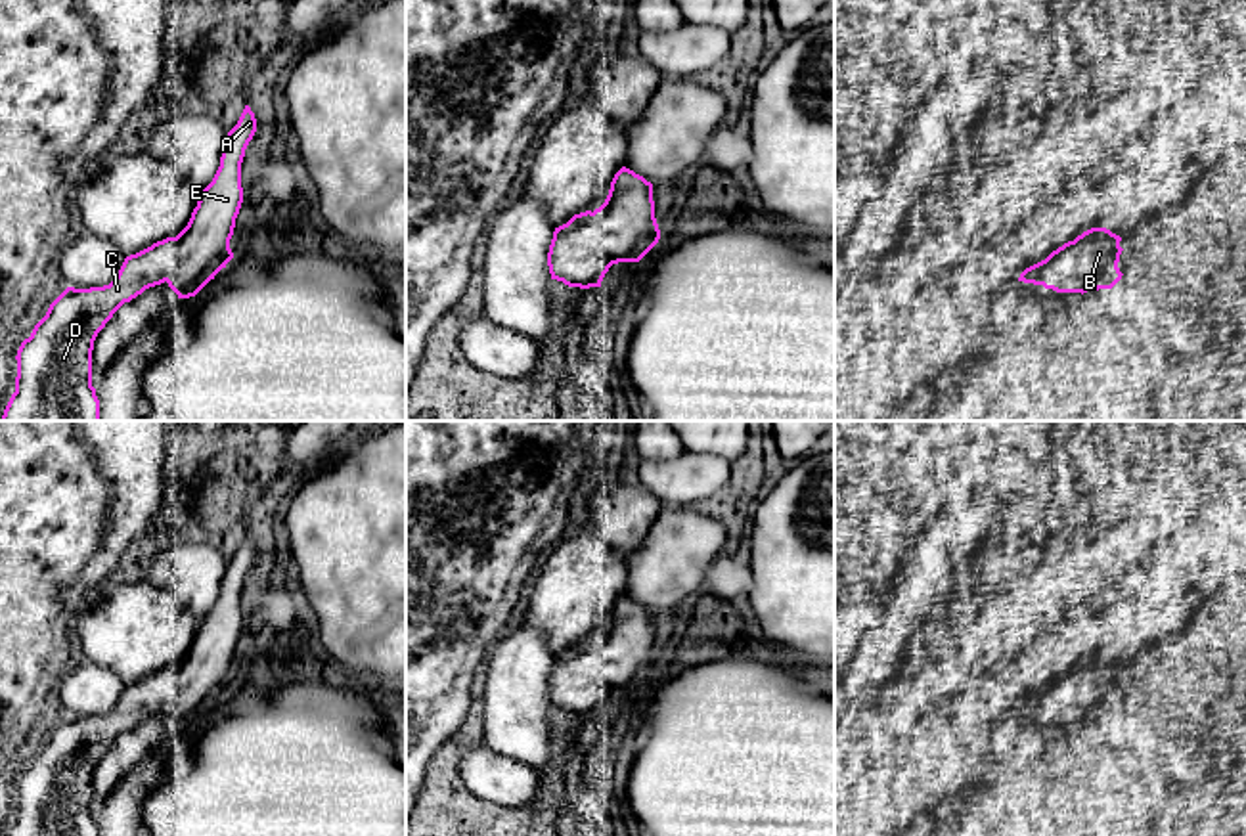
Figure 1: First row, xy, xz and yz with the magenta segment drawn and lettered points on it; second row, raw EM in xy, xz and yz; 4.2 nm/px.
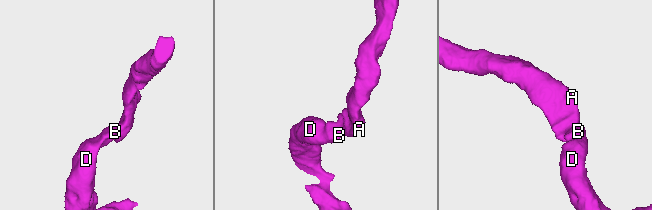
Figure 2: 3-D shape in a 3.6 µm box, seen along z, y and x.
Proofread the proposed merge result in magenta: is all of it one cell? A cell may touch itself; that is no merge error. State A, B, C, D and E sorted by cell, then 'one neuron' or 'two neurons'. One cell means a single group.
groups A B C D E; one neuron

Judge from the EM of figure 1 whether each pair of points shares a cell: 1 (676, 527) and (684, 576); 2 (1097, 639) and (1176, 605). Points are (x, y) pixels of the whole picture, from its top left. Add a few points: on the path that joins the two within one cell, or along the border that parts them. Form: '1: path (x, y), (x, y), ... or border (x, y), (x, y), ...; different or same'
1: path (678, 538), (678, 565); same
2: path (1116, 620), (1141, 605), (1156, 605); same

